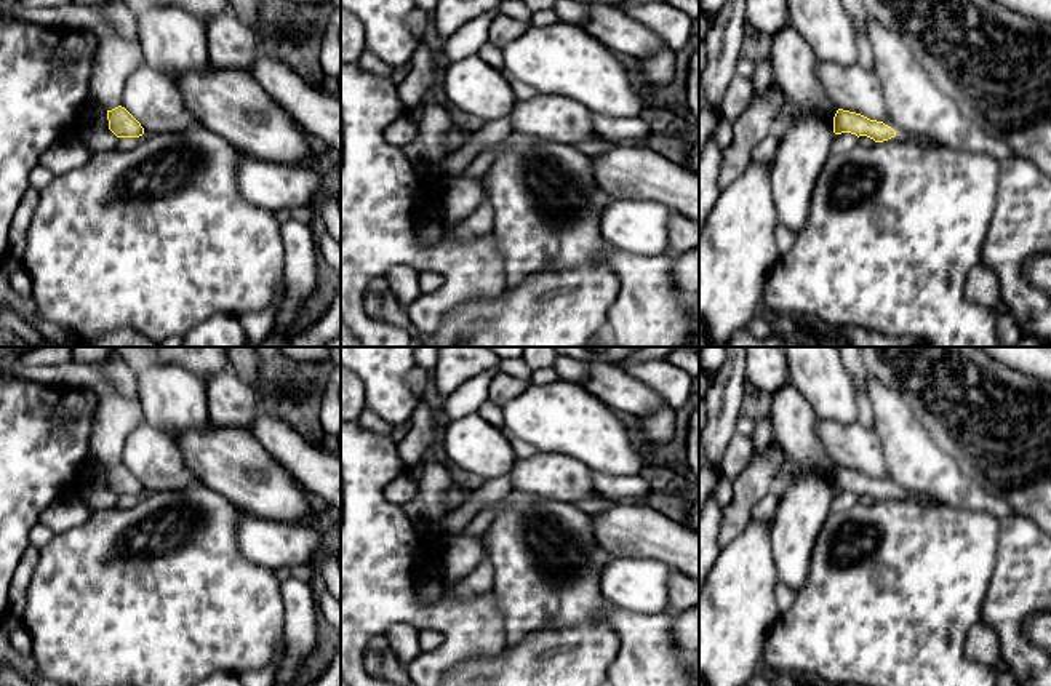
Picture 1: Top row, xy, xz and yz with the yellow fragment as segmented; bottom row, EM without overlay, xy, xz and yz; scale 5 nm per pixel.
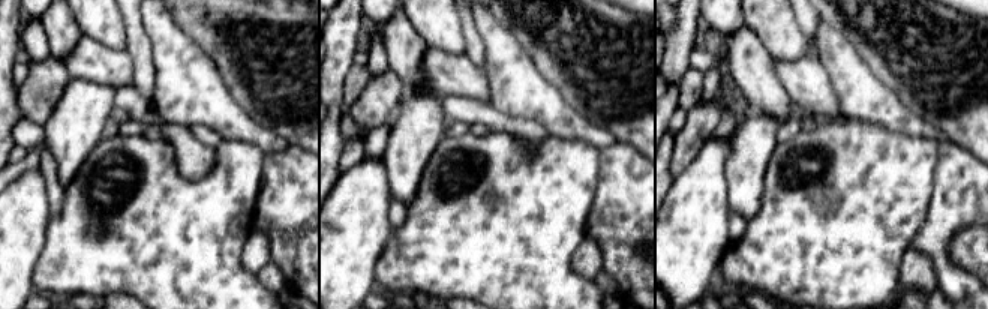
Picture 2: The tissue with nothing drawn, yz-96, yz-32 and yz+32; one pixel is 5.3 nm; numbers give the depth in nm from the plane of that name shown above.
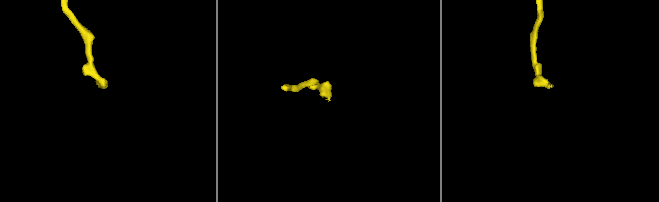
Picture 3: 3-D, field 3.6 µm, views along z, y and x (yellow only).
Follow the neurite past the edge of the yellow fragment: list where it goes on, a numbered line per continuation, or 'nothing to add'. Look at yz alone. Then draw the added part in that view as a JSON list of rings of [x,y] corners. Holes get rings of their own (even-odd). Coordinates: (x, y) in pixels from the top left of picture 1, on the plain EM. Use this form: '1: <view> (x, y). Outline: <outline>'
1: yz (901, 493). Outline: [[[889,478],[888,480],[883,480],[885,483],[891,485],[894,489],[896,489],[896,494],[888,497],[888,499],[899,499],[899,501],[915,501],[921,505],[928,505],[928,504],[933,504],[933,496],[929,494],[925,494],[925,493],[913,493],[913,491],[909,491],[899,485],[896,485],[894,481],[891,481]]]

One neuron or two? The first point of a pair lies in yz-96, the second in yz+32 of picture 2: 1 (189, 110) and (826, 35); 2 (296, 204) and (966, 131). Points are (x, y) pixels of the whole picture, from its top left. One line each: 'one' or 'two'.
1: one
2: two

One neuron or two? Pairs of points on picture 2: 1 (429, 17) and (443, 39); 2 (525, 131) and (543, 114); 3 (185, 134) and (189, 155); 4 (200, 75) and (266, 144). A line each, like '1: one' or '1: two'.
1: one
2: two
3: one
4: one

